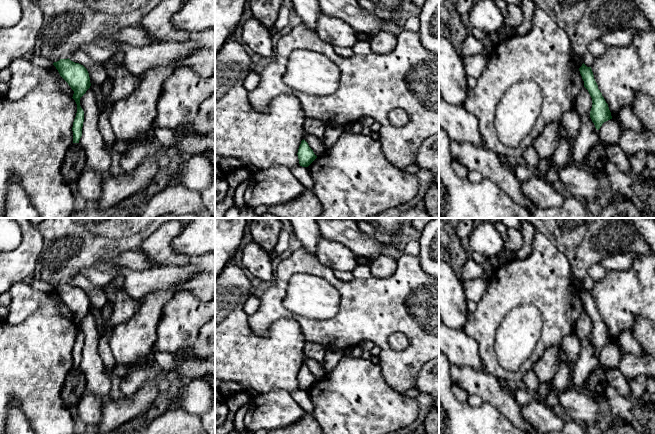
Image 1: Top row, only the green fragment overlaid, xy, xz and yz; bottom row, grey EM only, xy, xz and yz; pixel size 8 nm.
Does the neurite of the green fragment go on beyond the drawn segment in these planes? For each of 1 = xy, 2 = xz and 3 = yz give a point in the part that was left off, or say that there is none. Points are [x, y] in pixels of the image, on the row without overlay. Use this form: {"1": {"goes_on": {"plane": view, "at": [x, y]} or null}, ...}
{"1": {"goes_on": null}, "2": {"goes_on": null}, "3": {"goes_on": null}}

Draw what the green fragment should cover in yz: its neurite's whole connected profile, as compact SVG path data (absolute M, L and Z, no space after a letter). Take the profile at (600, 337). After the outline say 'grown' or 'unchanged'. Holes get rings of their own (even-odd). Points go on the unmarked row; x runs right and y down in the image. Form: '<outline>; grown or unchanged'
M583 287L579 295L584 305L584 311L588 314L592 322L593 328L590 335L590 342L595 352L599 354L604 346L612 343L611 336L602 317L598 313L591 291L587 291Z; unchanged

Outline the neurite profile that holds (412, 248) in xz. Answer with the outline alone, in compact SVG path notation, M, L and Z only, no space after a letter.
M411 241L406 245L406 247L404 249L404 254L418 256L419 250L420 250L419 241Z

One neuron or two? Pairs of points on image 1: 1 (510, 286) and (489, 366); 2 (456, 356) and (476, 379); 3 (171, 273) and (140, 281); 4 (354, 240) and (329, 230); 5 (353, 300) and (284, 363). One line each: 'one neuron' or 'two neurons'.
1: one neuron
2: two neurons
3: one neuron
4: one neuron
5: two neurons

